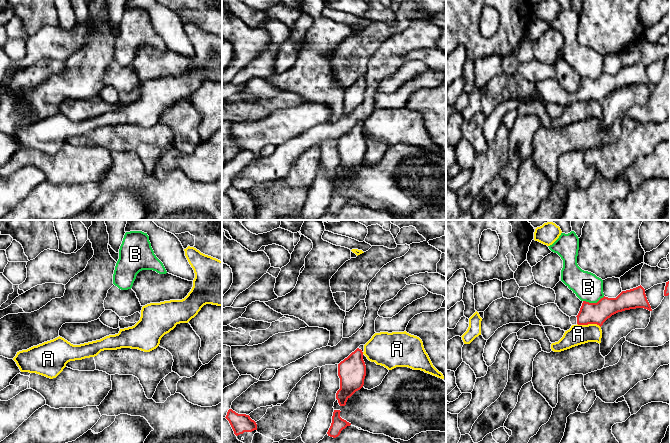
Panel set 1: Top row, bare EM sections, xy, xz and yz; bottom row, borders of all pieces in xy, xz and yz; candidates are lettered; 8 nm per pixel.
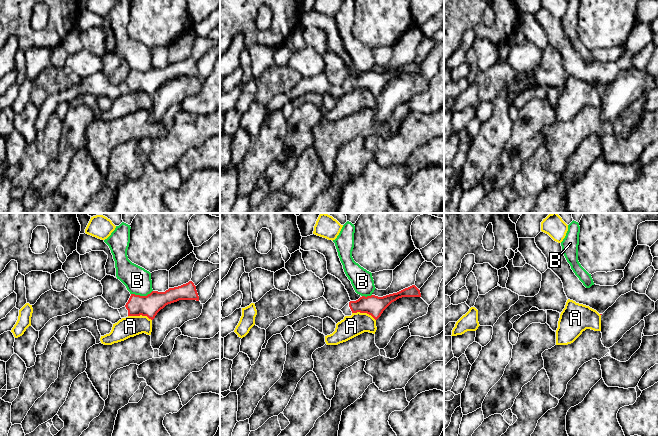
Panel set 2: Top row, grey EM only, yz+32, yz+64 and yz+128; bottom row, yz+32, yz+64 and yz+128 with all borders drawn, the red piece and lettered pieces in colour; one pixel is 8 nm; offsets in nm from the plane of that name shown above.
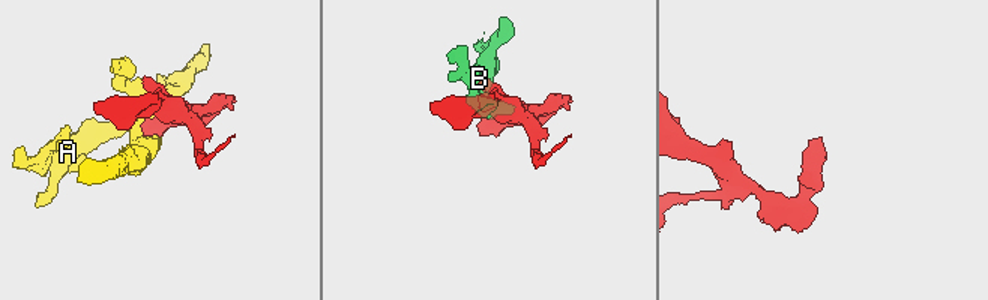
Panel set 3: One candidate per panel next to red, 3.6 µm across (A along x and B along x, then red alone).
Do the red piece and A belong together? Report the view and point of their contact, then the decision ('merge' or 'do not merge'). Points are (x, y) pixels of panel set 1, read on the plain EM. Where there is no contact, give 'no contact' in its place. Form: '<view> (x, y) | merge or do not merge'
yz (589, 99) | do not merge

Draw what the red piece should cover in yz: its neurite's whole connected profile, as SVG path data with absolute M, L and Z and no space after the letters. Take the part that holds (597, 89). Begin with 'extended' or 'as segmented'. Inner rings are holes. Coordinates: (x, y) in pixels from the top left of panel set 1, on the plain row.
extended; M641 61L622 67L616 74L604 72L597 79L583 77L577 92L567 92L555 79L547 79L536 83L536 92L543 102L553 102L567 107L572 101L577 100L597 100L601 103L612 91L636 84L652 87L645 65Z

